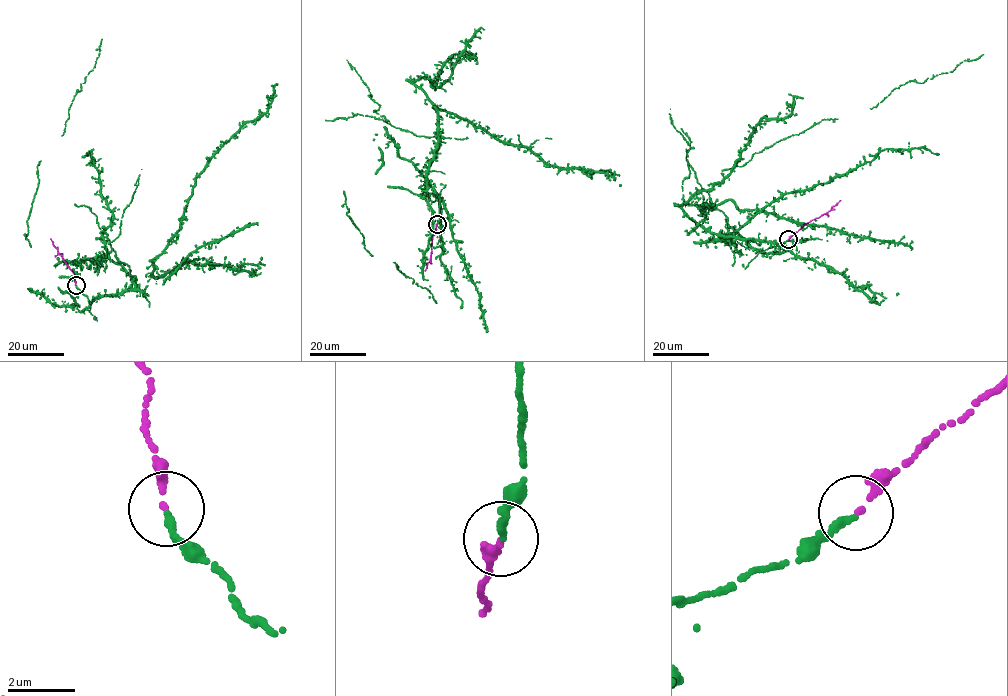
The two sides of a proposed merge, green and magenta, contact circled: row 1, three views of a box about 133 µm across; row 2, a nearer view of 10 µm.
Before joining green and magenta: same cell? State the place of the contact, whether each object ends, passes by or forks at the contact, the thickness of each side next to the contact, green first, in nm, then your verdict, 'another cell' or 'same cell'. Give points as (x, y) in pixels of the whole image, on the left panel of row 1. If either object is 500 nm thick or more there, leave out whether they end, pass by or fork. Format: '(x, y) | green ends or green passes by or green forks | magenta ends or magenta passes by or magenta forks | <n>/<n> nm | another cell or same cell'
(76, 285) | green ends | magenta ends | 240/180 nm | same cell

